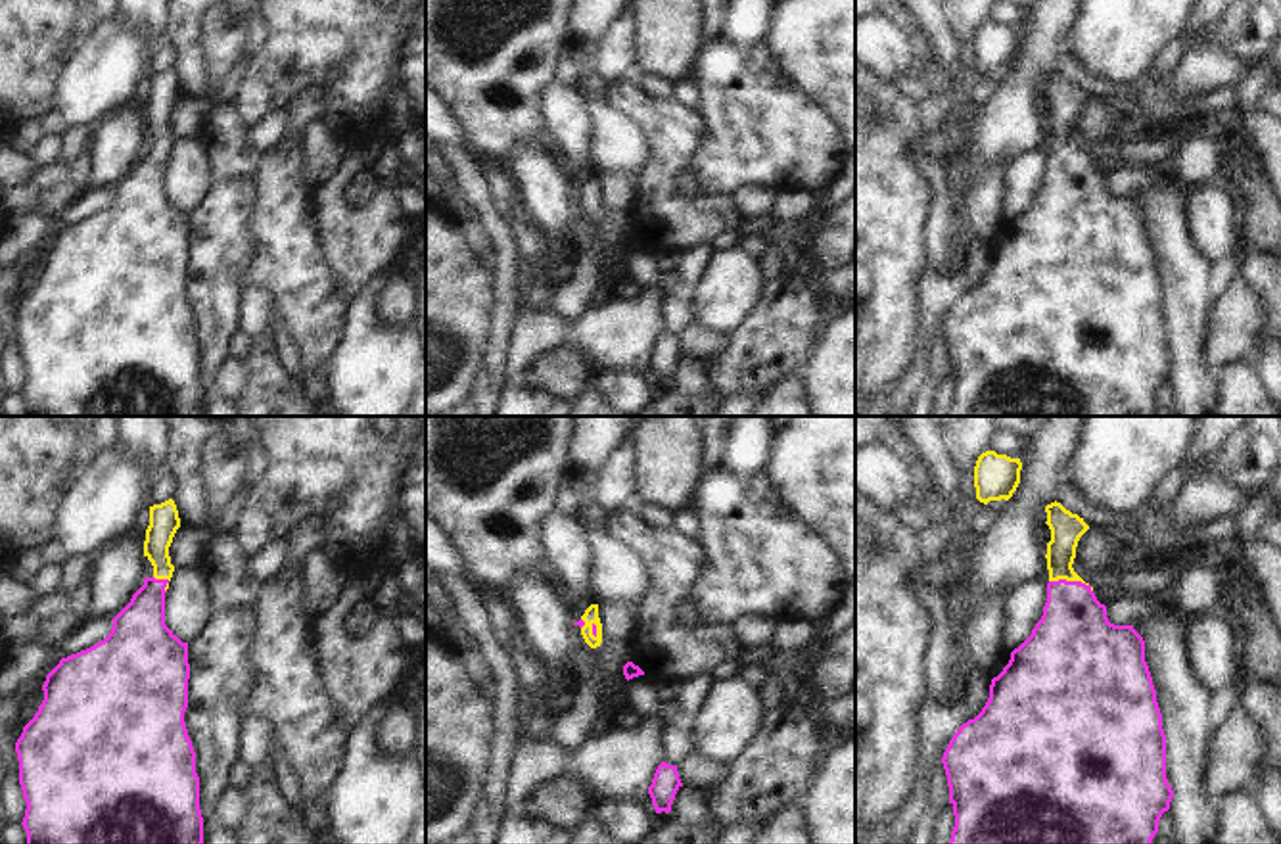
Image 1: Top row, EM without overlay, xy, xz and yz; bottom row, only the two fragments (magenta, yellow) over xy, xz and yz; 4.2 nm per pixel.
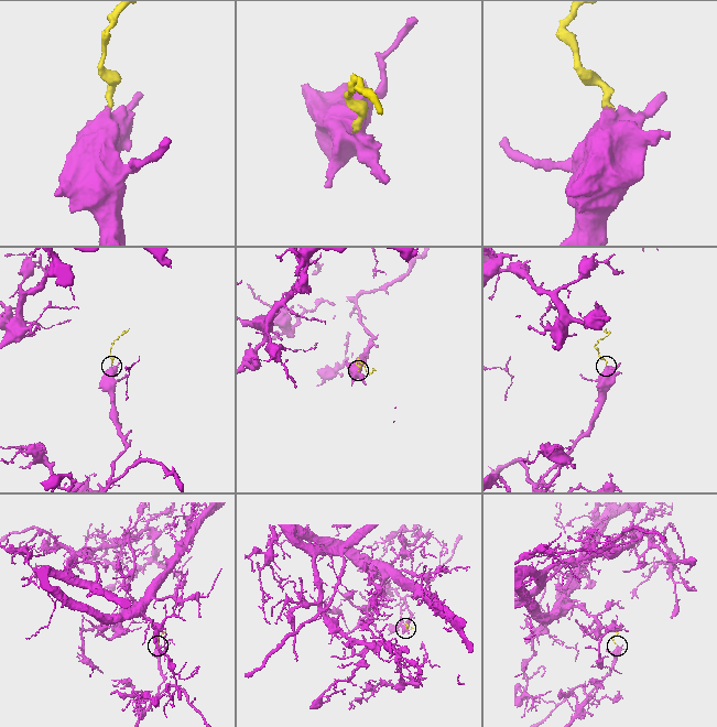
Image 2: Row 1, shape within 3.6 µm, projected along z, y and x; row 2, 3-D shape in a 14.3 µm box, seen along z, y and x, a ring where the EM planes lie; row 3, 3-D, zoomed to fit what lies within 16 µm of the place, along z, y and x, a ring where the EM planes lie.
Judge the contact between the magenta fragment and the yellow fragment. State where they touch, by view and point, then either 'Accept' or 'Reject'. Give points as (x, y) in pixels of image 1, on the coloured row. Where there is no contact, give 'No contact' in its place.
Touches magenta at yz (1072, 582). Accept

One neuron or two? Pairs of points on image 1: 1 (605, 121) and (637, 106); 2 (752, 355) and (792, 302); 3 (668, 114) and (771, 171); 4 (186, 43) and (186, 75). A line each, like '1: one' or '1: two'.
1: two
2: one
3: two
4: one

